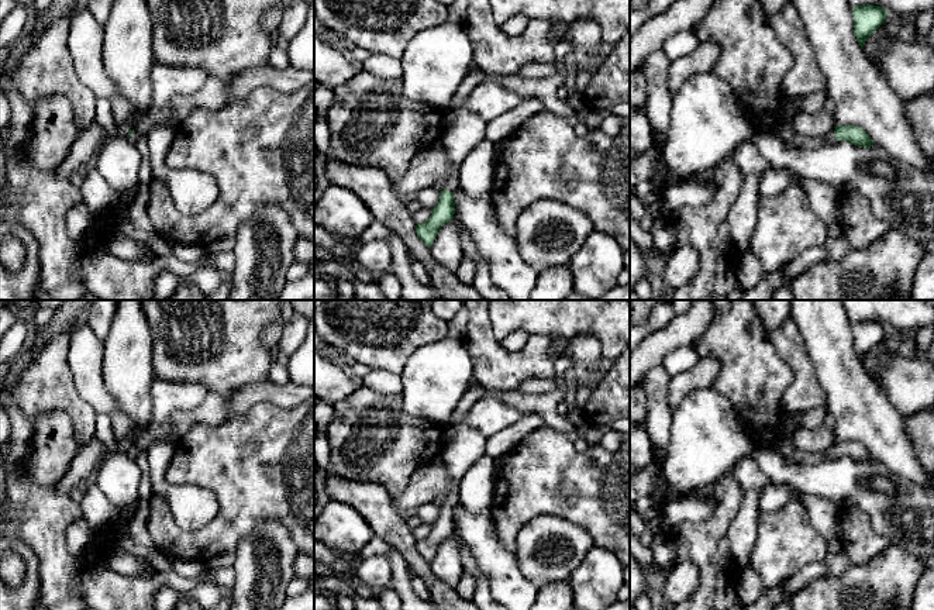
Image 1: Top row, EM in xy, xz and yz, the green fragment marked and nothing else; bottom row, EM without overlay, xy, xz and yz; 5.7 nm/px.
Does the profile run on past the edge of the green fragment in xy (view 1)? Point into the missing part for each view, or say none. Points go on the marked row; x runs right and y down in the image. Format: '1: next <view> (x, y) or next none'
1: next xy (135, 134)

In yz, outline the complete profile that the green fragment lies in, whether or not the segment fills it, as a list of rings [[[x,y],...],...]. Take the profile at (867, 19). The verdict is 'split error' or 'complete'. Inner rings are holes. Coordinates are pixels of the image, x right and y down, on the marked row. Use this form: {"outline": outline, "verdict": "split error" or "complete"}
{"outline": [[[879,6],[852,7],[854,34],[864,49],[865,41],[883,24],[888,11]]], "verdict": "complete"}

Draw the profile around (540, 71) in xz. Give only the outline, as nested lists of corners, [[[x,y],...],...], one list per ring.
[[[528,62],[517,75],[528,79],[544,80],[559,72],[556,62]]]

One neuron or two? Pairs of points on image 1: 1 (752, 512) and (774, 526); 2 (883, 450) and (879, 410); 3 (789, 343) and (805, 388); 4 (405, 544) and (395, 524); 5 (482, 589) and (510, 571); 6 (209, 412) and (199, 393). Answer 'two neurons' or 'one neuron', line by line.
1: two neurons
2: one neuron
3: one neuron
4: one neuron
5: two neurons
6: two neurons

